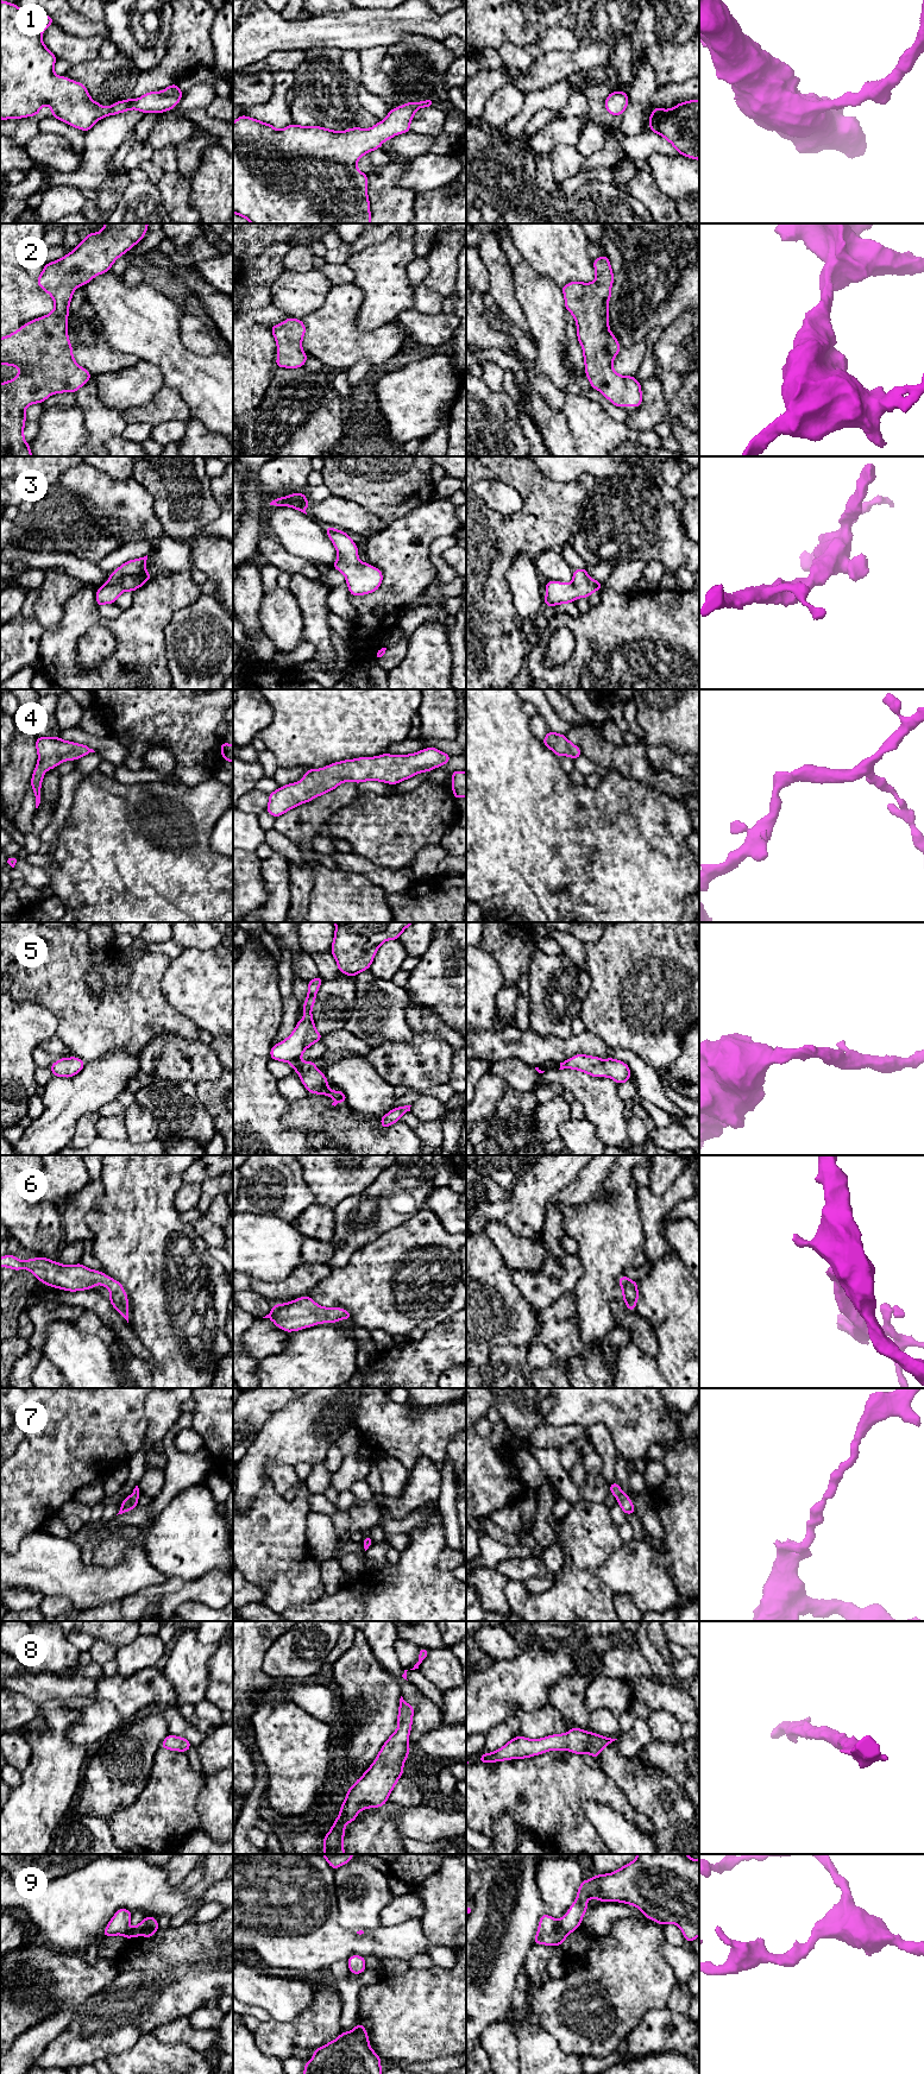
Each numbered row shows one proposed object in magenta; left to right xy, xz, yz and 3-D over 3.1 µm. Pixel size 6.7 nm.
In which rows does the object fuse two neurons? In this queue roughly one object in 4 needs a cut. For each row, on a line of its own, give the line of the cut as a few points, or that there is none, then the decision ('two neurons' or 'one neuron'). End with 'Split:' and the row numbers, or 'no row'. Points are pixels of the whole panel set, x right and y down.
1: no cut | one neuron
2: no cut | one neuron
3: no cut | one neuron
4: no cut | one neuron
5: no cut | one neuron
6: no cut | one neuron
7: no cut | one neuron
8: no cut | one neuron
9: no cut | one neuron
Split: no row

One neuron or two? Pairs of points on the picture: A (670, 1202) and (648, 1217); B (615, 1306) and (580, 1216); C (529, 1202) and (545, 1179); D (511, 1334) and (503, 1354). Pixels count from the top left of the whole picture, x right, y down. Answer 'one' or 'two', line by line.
A: one
B: two
C: one
D: two

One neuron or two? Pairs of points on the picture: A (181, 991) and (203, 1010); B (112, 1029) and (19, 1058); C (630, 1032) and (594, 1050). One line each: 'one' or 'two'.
A: one
B: two
C: two

